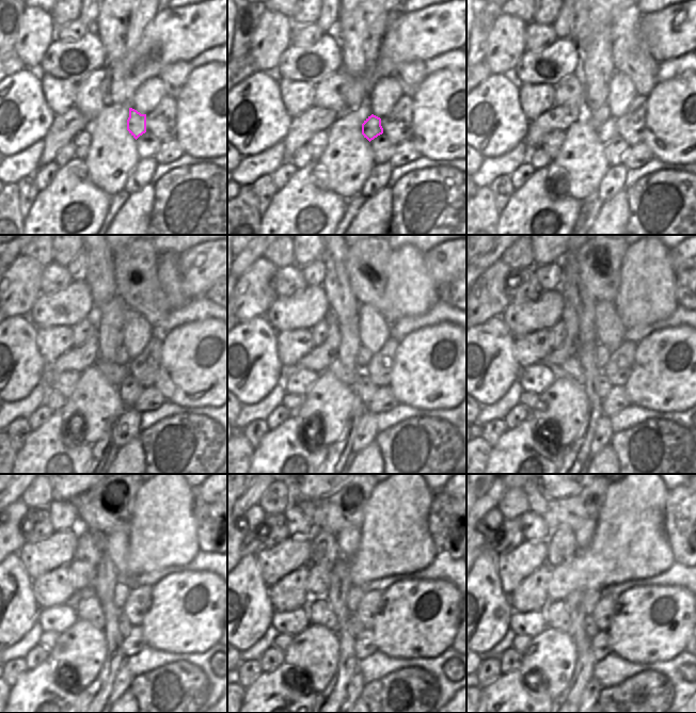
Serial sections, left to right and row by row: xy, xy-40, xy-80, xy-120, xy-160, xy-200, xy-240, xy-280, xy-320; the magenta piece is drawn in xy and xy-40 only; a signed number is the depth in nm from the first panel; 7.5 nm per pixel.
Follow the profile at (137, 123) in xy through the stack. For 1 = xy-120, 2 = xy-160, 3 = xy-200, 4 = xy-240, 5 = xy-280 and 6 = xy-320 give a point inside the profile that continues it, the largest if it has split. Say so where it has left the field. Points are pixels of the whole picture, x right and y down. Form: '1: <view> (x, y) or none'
1: xy-120 (114, 374)
2: xy-160 (348, 377)
3: xy-200 (571, 368)
4: xy-240 (89, 609)
5: xy-280 (319, 613)
6: xy-320 (556, 617)

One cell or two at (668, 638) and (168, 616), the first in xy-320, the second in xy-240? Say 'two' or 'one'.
one

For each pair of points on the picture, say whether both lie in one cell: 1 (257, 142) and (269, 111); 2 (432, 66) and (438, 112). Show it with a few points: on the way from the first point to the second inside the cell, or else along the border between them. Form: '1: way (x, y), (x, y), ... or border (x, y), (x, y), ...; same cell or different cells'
1: way (258, 135), (263, 125), (263, 119); same cell
2: border (455, 68), (440, 68), (426, 76); different cells

